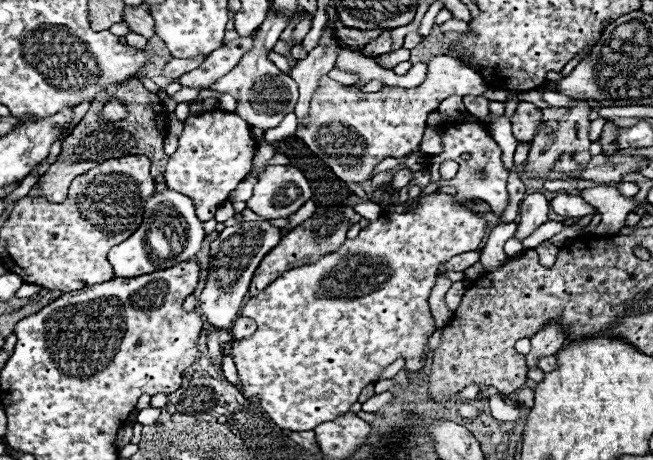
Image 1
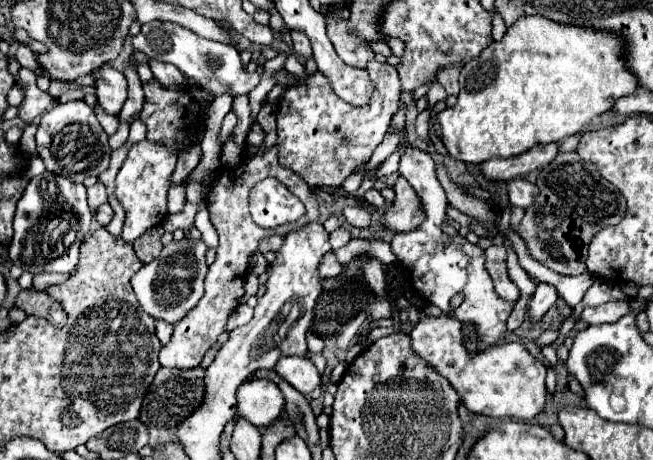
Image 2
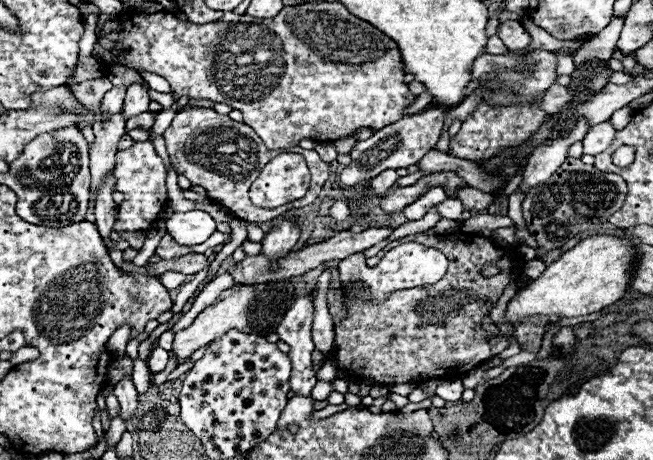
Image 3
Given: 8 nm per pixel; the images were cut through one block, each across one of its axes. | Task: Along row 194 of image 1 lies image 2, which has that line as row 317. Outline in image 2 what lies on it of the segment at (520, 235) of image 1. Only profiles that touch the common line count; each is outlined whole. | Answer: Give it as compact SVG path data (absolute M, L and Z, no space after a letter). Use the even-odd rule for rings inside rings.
M540 282L536 286L534 296L528 302L528 320L540 322L546 316L546 312L556 304L556 300L558 300L558 290L552 284Z

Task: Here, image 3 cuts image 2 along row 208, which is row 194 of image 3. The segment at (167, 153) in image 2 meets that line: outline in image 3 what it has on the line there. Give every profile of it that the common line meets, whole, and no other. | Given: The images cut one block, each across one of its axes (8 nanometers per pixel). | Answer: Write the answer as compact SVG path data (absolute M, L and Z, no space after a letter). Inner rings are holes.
M152 140L134 142L128 150L118 150L116 154L116 190L124 194L124 202L118 206L118 216L114 222L116 232L144 232L152 228L158 214L166 206L166 168L162 158L156 154Z

